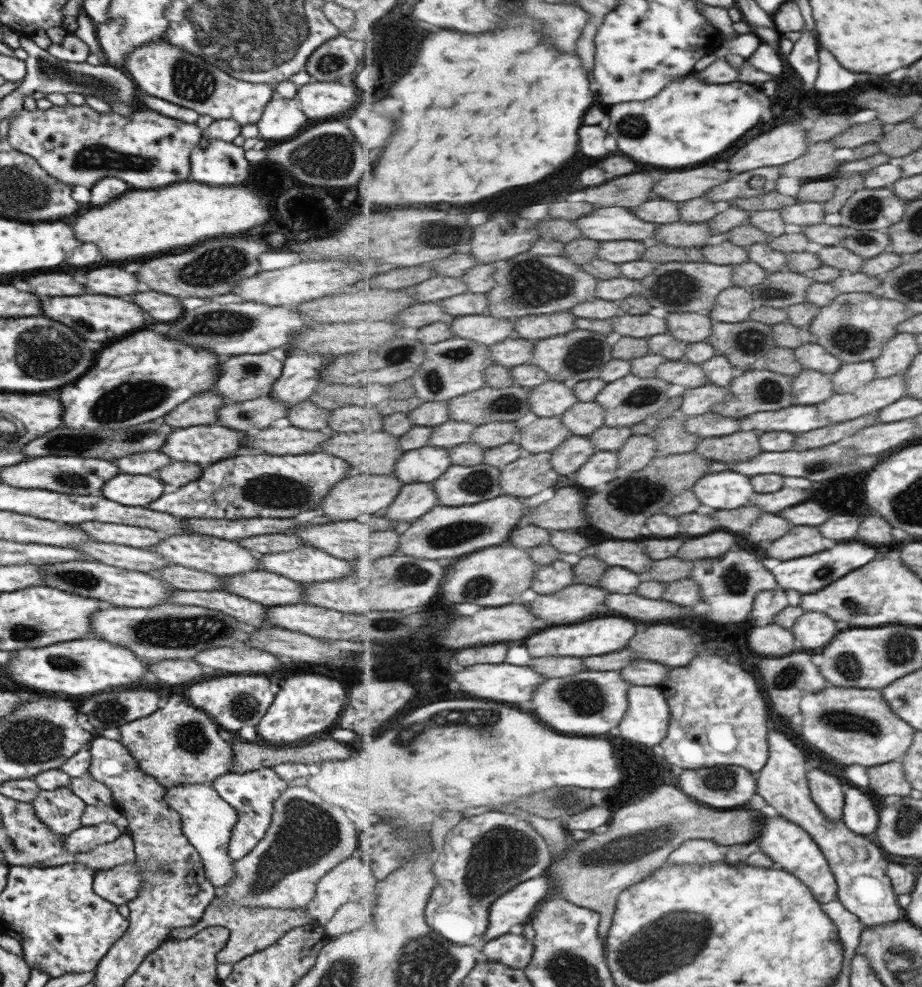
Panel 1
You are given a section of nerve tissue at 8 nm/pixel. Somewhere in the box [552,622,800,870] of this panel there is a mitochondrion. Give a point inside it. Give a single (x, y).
(584, 697)

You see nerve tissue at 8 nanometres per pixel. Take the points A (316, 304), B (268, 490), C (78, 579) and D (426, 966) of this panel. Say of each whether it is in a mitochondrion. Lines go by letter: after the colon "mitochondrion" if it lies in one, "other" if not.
A: other
B: mitochondrion
C: mitochondrion
D: mitochondrion

